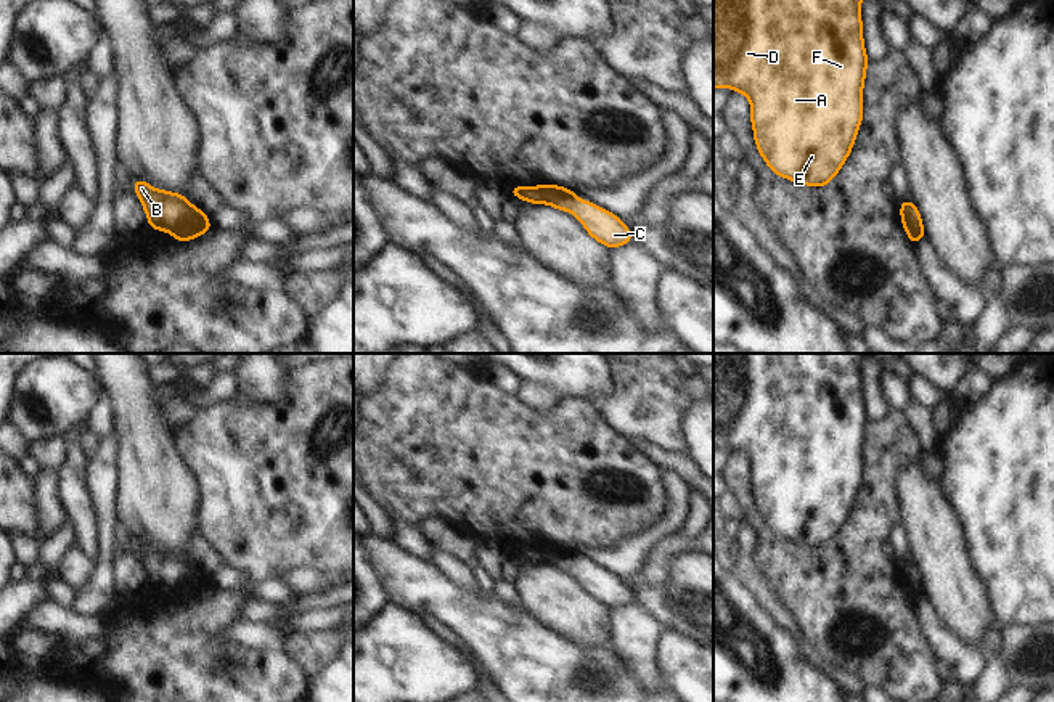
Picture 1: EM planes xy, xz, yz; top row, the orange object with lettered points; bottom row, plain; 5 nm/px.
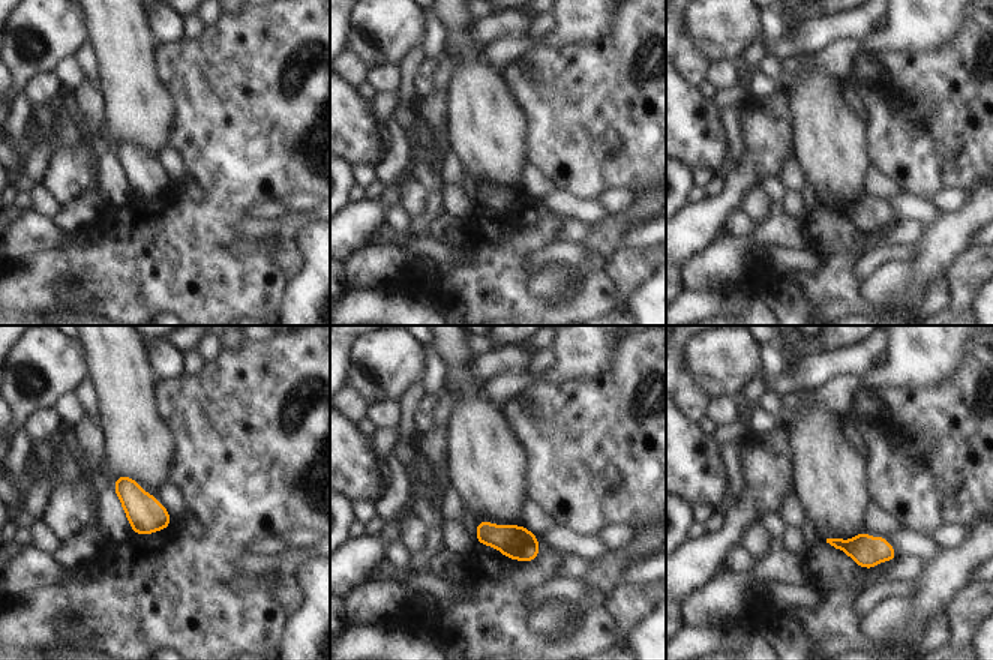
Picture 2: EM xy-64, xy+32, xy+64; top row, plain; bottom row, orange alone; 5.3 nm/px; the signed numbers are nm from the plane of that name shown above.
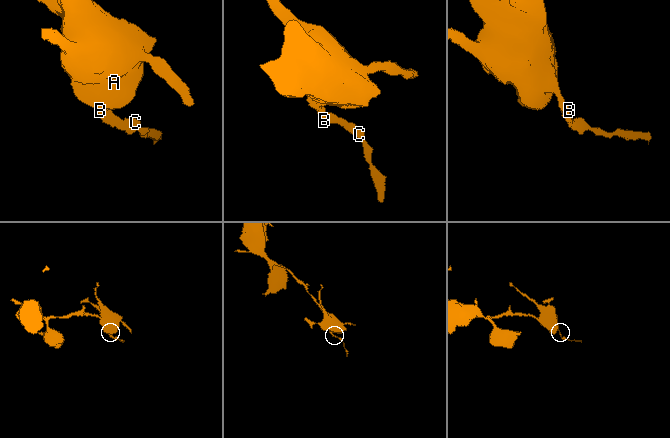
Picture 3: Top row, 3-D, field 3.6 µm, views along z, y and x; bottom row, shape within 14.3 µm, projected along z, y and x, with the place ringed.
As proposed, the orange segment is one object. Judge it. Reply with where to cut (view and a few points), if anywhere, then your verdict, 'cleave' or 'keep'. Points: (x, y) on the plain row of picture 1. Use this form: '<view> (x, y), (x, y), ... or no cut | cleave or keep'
xy (195, 567), (192, 585), (180, 588), (174, 595) | cleave

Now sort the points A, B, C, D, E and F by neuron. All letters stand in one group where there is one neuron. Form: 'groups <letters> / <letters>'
groups A B D E F / C

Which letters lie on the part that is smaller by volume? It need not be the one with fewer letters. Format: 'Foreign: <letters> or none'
Foreign: C

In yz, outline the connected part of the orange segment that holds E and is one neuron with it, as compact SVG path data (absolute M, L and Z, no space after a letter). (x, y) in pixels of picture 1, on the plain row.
M713 353L713 448L729 447L750 459L750 482L754 501L768 529L789 538L794 545L826 546L837 537L853 509L858 488L863 482L863 447L868 416L863 402L863 379L860 363L866 353Z

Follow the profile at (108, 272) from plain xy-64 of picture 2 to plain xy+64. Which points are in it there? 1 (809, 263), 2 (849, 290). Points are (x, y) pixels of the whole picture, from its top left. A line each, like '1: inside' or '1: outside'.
1: outside
2: inside

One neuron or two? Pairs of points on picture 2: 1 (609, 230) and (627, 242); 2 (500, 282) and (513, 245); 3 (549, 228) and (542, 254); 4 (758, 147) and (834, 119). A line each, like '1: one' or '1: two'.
1: two
2: one
3: two
4: two

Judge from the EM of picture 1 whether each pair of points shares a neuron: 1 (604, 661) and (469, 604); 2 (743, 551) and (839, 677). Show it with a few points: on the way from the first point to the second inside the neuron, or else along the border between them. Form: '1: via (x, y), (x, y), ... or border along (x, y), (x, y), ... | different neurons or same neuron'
1: via (571, 661), (527, 661), (503, 638) | same neuron
2: border along (735, 553), (751, 561) | different neurons

